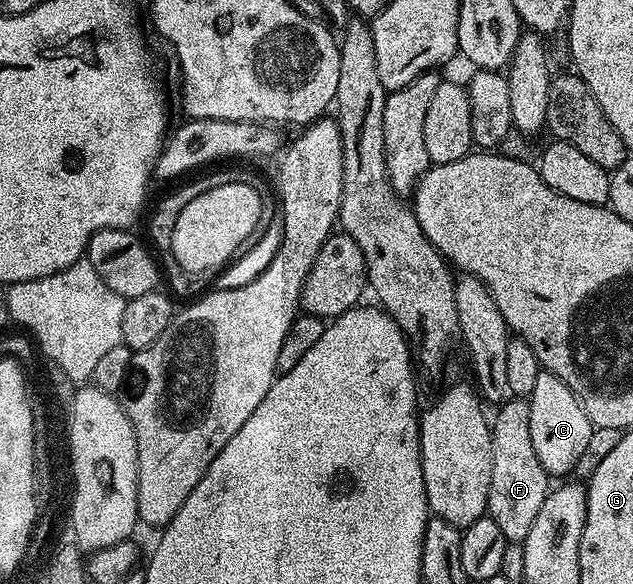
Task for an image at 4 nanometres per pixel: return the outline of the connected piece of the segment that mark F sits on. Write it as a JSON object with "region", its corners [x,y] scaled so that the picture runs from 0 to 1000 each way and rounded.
{"region":[[[812,678],[785,697],[777,716],[777,829],[771,836],[771,884],[796,911],[801,930],[826,930],[840,911],[847,877],[866,844],[866,813],[848,786],[836,731],[836,687]]]}

